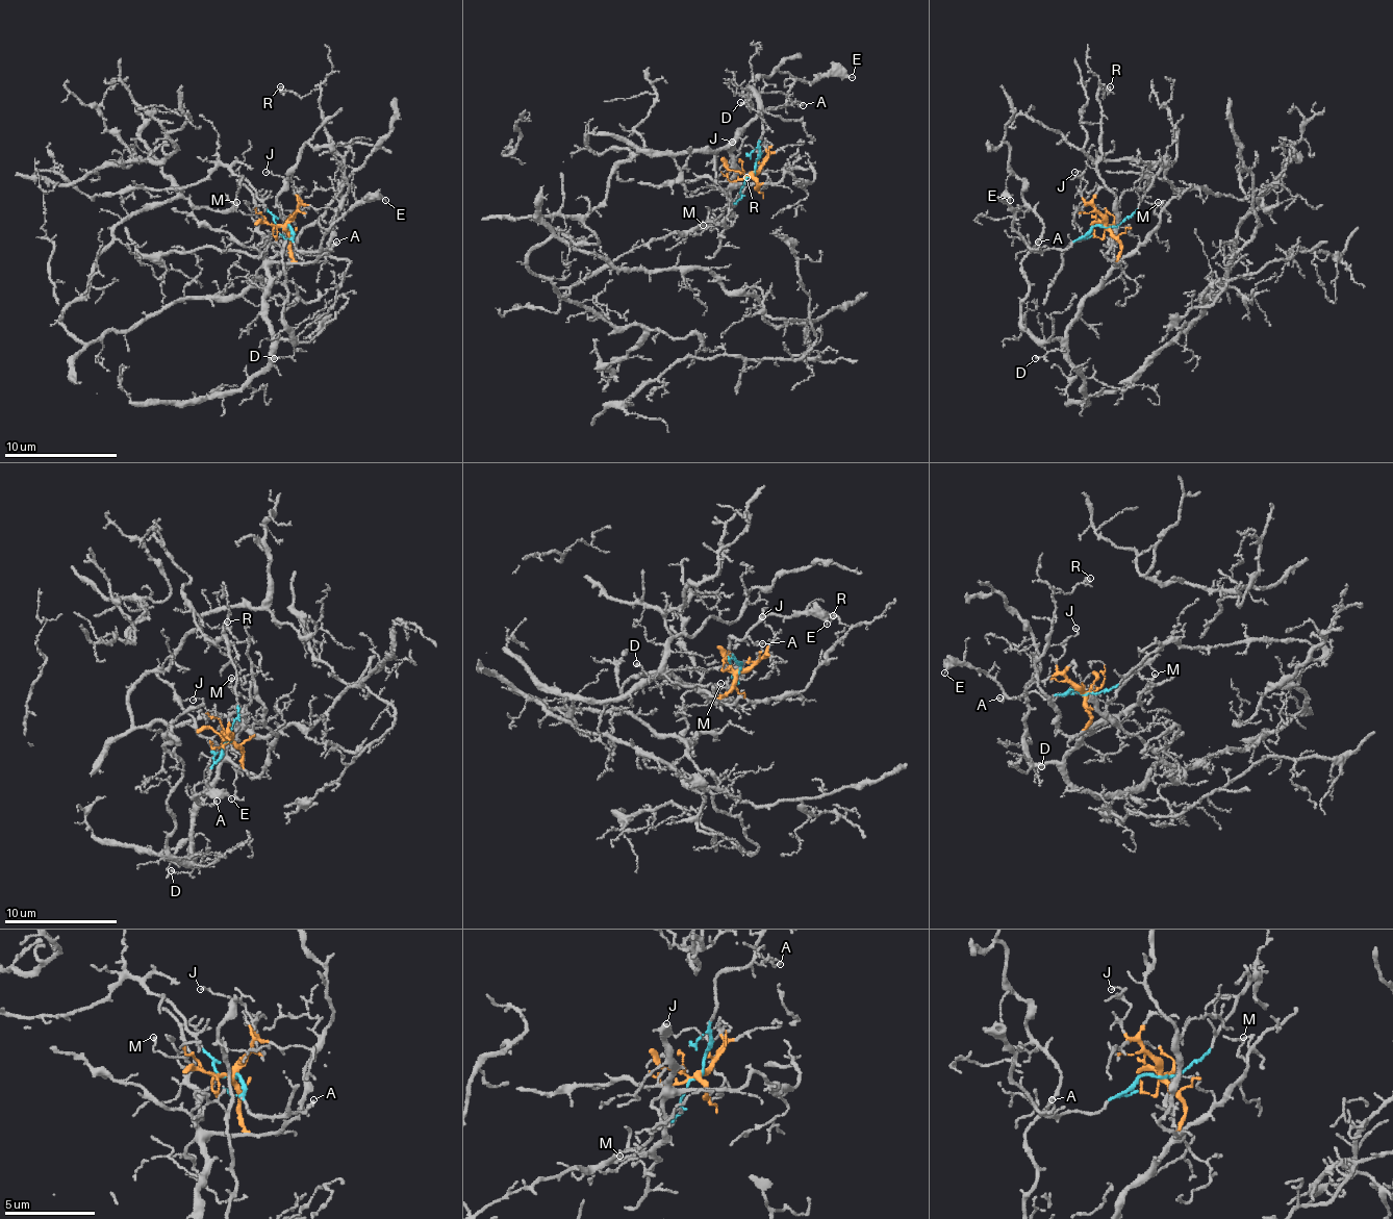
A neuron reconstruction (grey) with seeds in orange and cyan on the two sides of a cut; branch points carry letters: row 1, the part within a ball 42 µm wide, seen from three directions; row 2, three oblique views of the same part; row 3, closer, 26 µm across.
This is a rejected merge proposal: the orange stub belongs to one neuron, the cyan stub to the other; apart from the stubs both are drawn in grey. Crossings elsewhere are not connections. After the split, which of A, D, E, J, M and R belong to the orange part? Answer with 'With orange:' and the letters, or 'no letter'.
With orange: D, J, M, R

